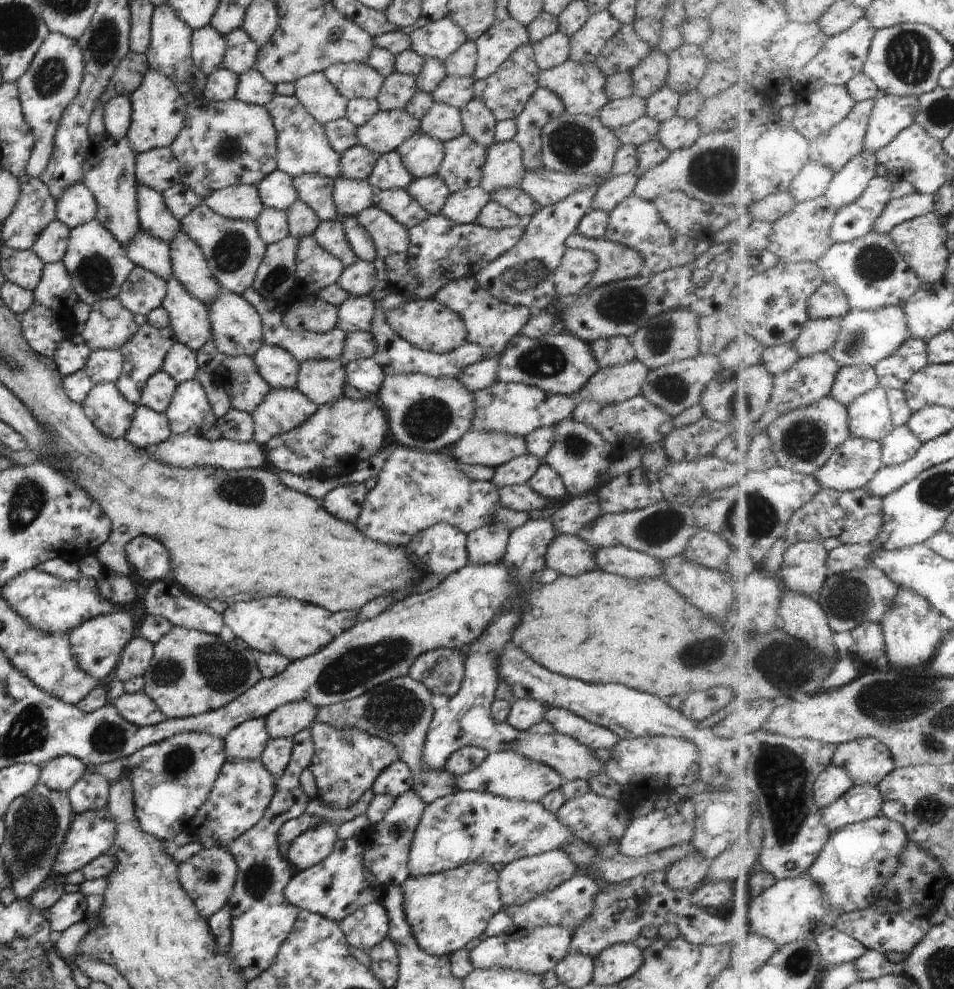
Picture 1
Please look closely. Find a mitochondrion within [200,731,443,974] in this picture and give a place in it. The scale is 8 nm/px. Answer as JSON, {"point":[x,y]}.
{"point":[259,880]}

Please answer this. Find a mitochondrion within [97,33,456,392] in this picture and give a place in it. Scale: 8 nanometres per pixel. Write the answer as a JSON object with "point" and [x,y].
{"point":[231,251]}

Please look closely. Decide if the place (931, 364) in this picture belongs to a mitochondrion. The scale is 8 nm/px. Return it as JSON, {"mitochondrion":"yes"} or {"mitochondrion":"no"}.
{"mitochondrion":"no"}

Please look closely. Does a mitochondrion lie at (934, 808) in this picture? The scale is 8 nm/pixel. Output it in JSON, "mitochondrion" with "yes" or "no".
{"mitochondrion":"yes"}

